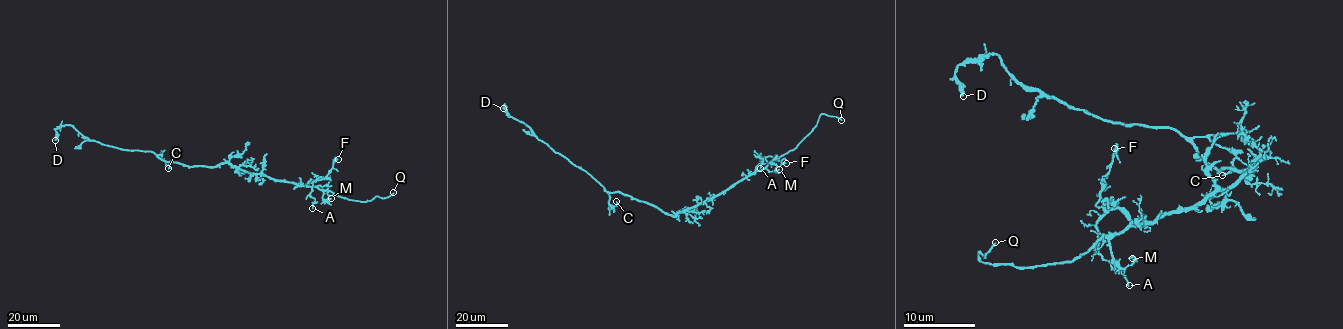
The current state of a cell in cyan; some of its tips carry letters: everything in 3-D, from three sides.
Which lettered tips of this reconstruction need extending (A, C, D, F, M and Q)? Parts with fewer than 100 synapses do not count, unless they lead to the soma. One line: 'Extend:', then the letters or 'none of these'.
Extend: Q

